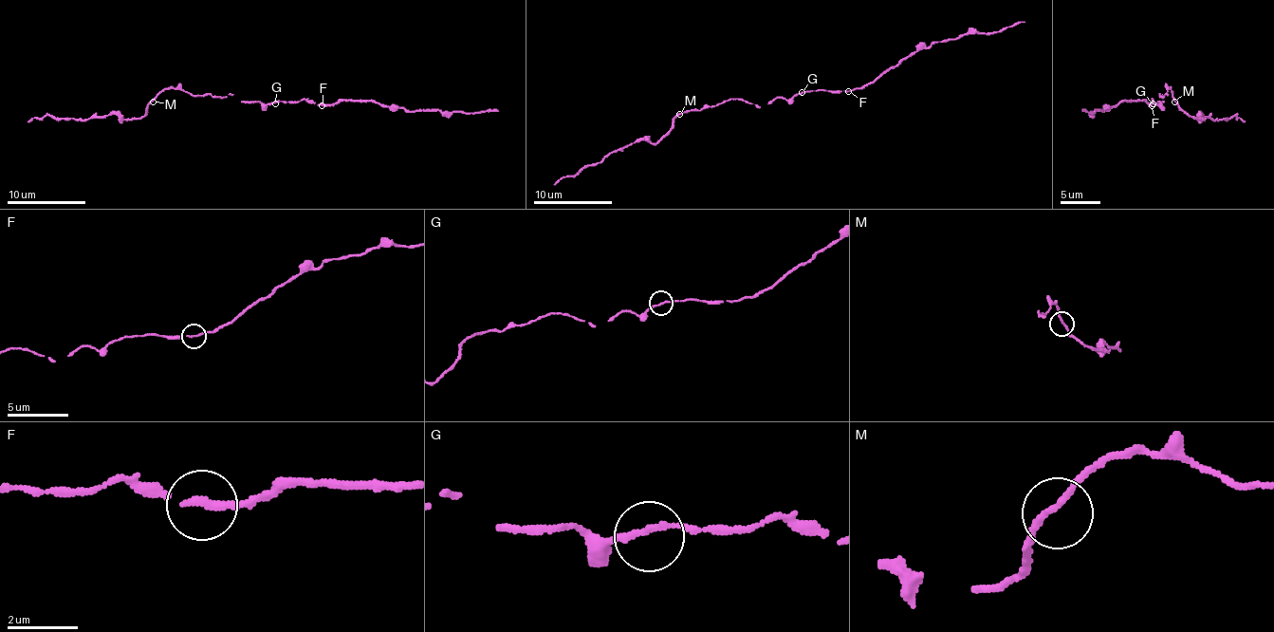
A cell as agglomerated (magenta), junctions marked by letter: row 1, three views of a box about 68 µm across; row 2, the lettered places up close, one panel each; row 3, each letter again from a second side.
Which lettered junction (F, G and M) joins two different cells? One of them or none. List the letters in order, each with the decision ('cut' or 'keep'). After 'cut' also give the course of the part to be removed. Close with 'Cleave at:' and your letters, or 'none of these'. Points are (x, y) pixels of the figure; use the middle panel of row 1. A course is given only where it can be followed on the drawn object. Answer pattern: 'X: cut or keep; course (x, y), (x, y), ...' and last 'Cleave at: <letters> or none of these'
F: keep
G: keep
M: keep
Cleave at: none of these

